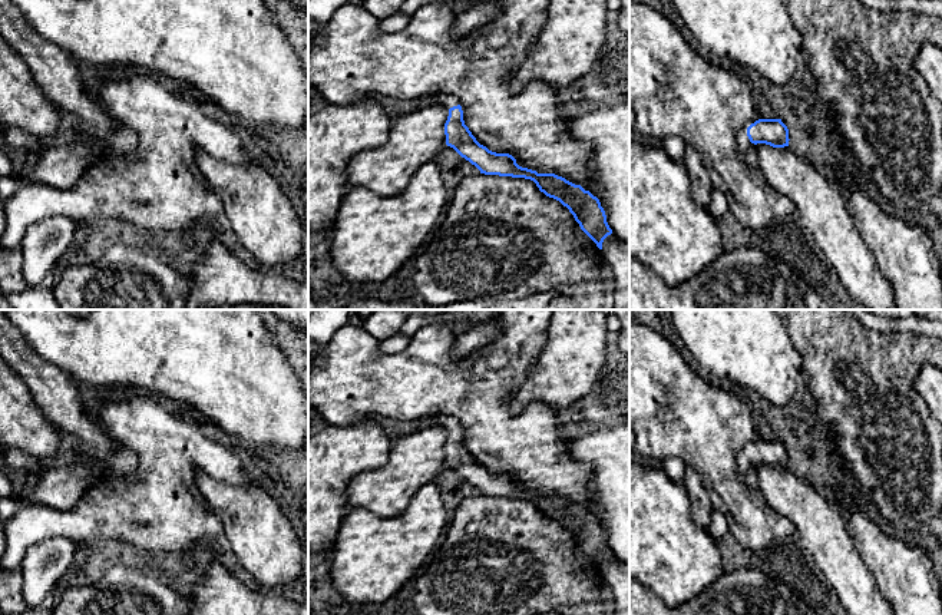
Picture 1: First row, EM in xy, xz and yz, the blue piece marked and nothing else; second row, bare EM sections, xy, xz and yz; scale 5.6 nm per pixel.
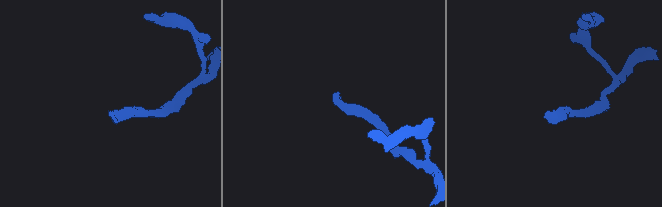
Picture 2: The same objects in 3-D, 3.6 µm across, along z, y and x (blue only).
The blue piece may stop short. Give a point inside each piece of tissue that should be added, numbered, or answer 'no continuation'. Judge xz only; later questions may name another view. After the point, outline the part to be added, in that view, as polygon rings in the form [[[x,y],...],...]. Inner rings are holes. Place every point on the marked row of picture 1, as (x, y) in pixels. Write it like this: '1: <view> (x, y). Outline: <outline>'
1: xz (446, 101). Outline: [[[432,95],[432,96],[420,97],[417,100],[417,108],[433,106],[433,105],[439,105],[446,109],[450,109],[453,106],[457,106],[459,100],[450,95]]]

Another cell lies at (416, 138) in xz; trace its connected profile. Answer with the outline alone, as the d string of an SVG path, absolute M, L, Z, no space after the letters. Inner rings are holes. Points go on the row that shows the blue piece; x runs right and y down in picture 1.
M433 105L393 119L383 146L363 151L348 162L348 188L366 188L384 198L400 194L422 165L439 158L447 116L449 109Z

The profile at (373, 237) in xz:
M436 162L422 165L396 196L350 188L331 229L333 265L350 282L386 281L422 251L447 202Z

